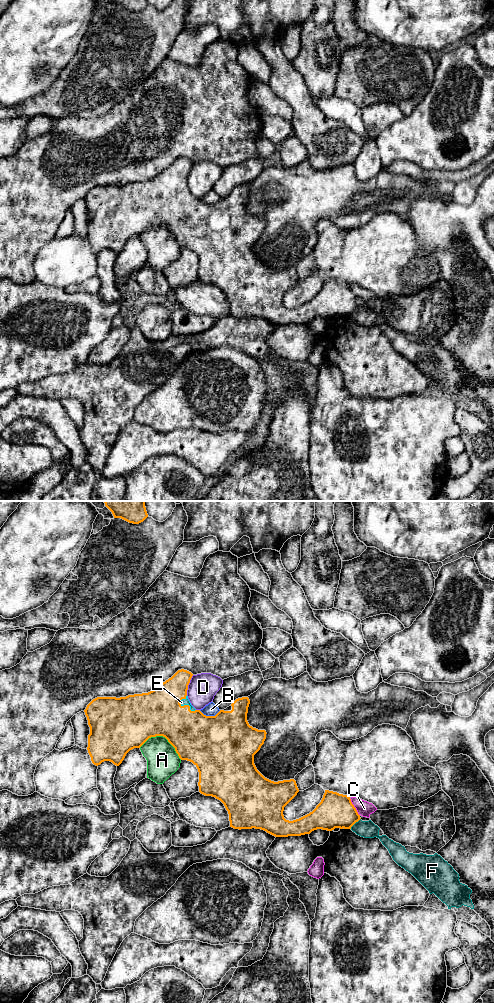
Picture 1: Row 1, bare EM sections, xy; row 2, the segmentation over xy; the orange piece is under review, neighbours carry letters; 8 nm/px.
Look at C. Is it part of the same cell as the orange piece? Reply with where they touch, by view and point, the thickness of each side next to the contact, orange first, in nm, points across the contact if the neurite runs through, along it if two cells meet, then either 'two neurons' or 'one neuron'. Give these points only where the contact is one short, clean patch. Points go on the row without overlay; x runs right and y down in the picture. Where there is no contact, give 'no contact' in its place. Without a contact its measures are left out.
meets orange in xy at (354, 295); 280 nm thick on the orange side, 120 nm on the other; two neurons

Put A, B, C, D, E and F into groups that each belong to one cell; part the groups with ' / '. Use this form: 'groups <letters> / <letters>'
groups A / B / C / D / E / F

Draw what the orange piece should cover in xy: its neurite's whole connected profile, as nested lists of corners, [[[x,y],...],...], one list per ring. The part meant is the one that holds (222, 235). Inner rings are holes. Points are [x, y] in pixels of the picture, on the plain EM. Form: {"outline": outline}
{"outline": [[[181,157],[148,181],[93,187],[84,198],[90,215],[87,238],[92,251],[98,254],[104,249],[110,249],[119,254],[130,238],[140,236],[151,225],[163,224],[175,236],[181,248],[190,249],[197,255],[199,280],[205,284],[215,285],[224,292],[229,302],[230,315],[234,317],[261,317],[275,325],[301,324],[317,317],[351,317],[361,307],[350,285],[325,278],[321,290],[312,300],[293,309],[286,308],[283,303],[284,295],[297,283],[299,277],[294,267],[274,270],[257,258],[254,243],[264,232],[267,221],[249,213],[249,186],[236,187],[231,192],[231,199],[220,198],[215,204],[206,204],[200,198],[196,198],[188,187],[187,178],[192,164],[191,160]]]}

